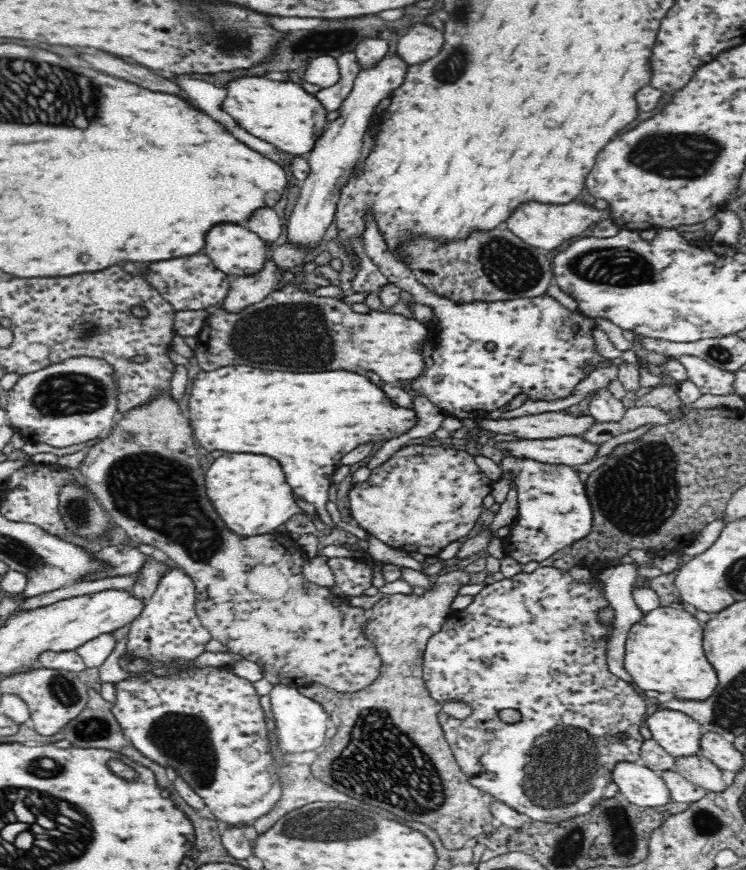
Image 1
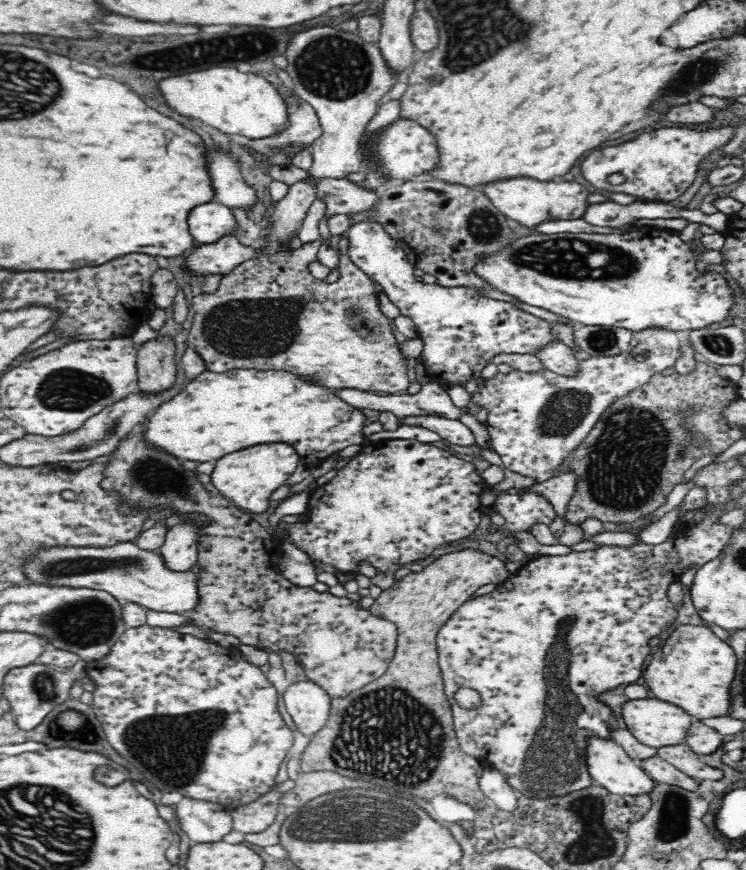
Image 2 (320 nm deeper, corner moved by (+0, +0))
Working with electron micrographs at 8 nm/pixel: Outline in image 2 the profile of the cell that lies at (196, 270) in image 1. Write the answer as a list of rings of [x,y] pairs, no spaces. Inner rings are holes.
[[[230,230],[212,244],[205,246],[196,244],[195,251],[186,260],[186,268],[192,271],[194,276],[204,276],[204,274],[224,276],[242,262],[267,253],[260,244],[243,246],[236,237],[234,230]]]

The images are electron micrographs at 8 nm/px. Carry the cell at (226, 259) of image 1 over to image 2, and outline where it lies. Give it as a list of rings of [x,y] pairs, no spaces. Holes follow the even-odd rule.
[[[211,201],[195,207],[187,218],[188,228],[197,245],[205,246],[236,228],[236,220],[228,206]]]

